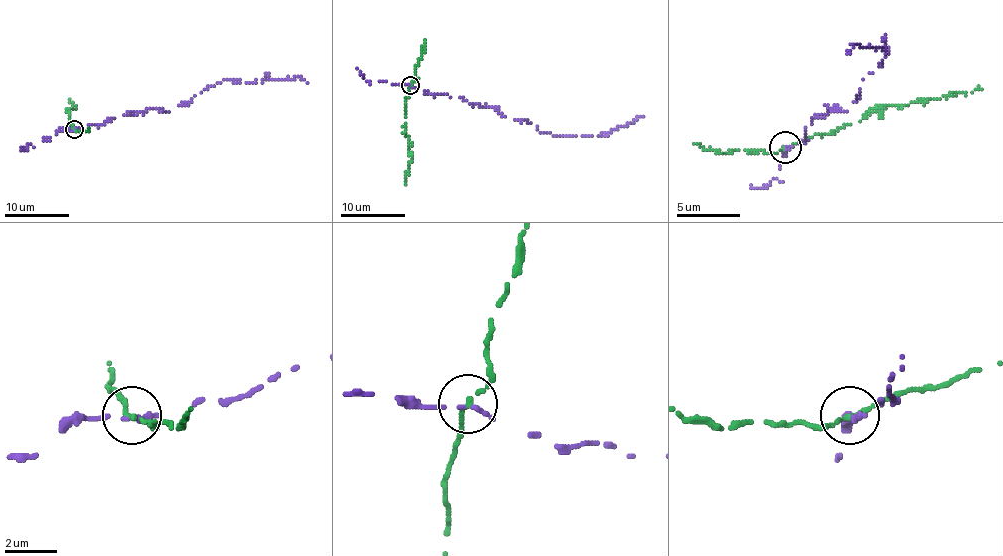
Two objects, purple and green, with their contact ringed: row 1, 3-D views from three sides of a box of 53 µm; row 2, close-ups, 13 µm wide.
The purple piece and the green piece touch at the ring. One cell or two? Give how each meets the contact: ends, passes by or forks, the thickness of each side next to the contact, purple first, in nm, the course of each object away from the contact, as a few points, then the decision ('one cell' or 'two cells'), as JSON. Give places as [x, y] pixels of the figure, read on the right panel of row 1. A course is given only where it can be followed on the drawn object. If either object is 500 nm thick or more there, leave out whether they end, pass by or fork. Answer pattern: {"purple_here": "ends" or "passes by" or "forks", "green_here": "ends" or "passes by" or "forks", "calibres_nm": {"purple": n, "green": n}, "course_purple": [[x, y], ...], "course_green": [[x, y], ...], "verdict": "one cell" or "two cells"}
{"purple_here": "passes by", "green_here": "passes by", "calibres_nm": {"purple": 140, "green": 180}, "course_purple": [[786, 150], [805, 140], [828, 105], [847, 111], [889, 47], [885, 57], [853, 44], [847, 54]], "course_green": [[786, 147], [815, 134], [834, 134], [873, 111], [981, 89]], "verdict": "two cells"}

